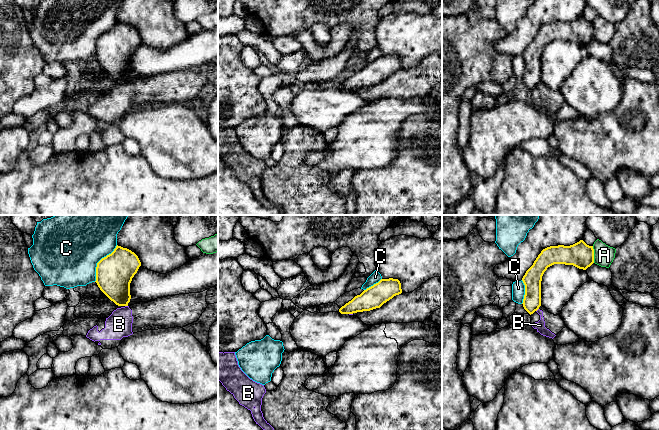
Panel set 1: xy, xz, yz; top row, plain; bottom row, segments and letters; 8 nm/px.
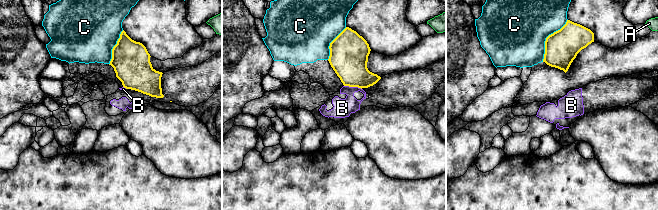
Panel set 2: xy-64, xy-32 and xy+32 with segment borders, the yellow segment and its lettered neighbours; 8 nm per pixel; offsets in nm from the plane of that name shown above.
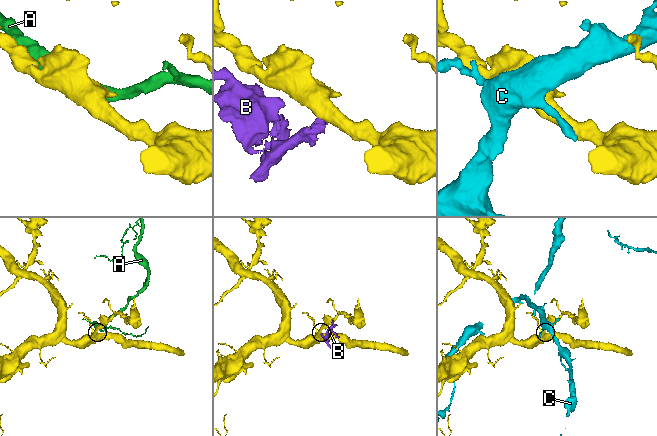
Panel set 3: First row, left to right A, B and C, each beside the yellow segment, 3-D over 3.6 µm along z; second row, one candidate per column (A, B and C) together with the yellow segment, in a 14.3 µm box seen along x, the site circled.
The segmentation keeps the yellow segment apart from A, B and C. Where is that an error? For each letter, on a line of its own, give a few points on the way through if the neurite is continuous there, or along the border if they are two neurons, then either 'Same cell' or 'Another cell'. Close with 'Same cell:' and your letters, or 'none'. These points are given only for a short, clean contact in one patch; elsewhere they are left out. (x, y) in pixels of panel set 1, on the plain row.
A: Another cell
B: Boundary: xy (125, 81), (127, 82). Another cell
C: Another cell
Same cell: none

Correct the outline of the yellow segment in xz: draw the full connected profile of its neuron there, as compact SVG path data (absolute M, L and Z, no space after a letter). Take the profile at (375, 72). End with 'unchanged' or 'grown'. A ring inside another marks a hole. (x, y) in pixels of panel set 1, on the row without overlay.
M381 55L342 82L339 88L353 90L380 84L384 79L401 69L401 59L398 55Z | unchanged

